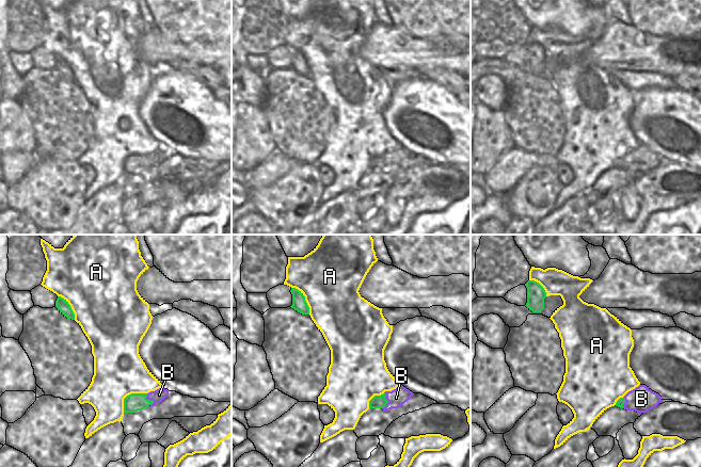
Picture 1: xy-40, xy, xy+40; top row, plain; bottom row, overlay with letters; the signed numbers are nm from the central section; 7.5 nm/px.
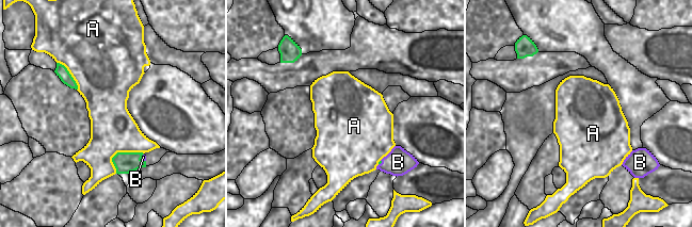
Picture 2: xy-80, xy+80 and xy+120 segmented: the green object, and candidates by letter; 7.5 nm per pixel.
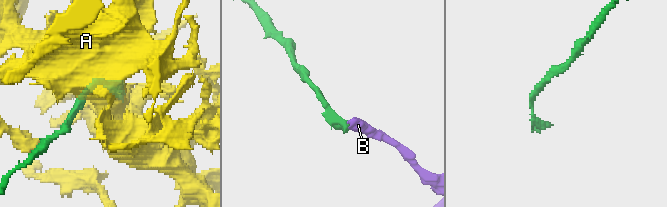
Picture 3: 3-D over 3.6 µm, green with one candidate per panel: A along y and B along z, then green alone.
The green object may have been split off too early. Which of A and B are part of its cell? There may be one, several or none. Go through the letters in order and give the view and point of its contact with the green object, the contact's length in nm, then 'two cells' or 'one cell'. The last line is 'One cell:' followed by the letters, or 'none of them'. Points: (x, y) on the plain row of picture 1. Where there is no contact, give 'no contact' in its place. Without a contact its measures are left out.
A: xy-40 (129, 156) | 240 nm | two cells
B: xy (387, 162) | 130 nm | two cells
One cell: none of them

